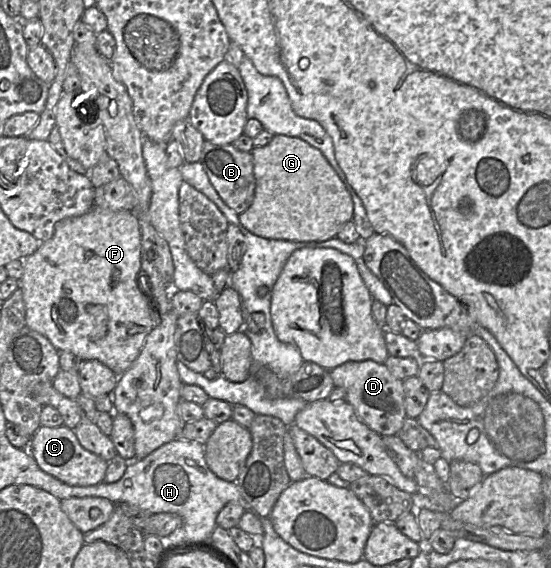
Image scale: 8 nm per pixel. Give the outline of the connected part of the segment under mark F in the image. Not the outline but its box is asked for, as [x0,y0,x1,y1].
[19,206,160,375]

